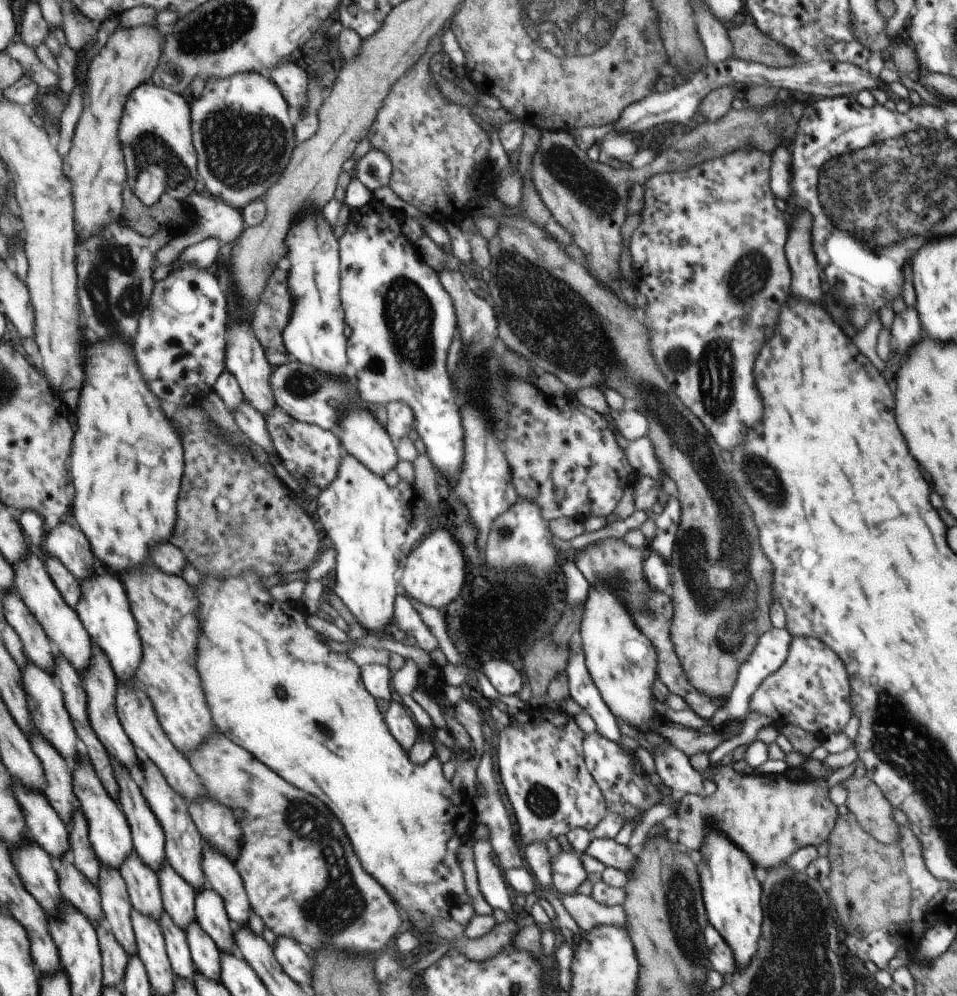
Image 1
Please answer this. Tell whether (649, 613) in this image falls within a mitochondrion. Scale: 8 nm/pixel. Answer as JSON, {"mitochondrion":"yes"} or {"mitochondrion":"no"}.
{"mitochondrion":"yes"}

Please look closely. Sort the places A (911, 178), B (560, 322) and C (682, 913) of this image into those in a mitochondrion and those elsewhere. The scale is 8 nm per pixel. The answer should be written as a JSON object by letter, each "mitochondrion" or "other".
{"A":"mitochondrion","B":"mitochondrion","C":"mitochondrion"}

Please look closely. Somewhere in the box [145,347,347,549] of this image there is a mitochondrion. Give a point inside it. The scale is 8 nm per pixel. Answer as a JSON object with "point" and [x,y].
{"point":[297,383]}

